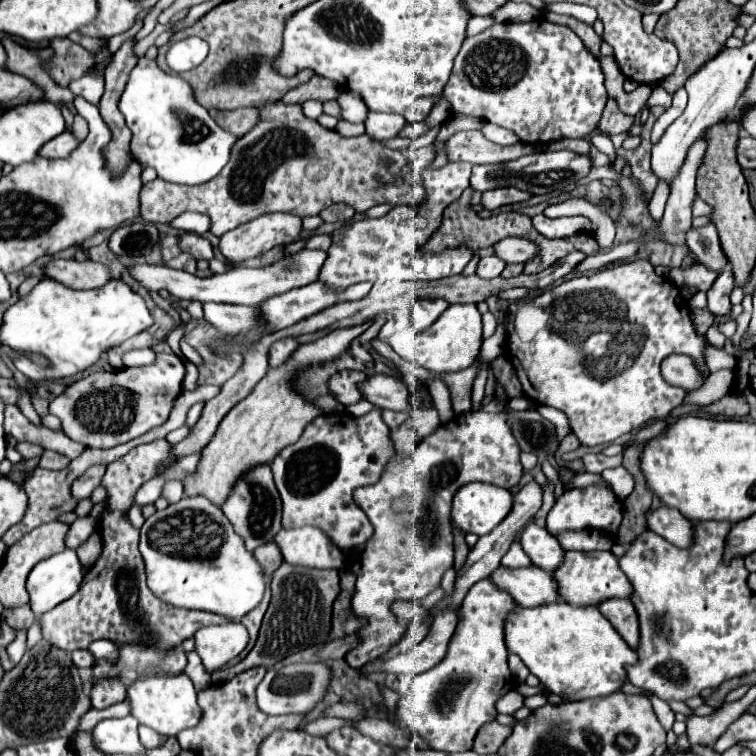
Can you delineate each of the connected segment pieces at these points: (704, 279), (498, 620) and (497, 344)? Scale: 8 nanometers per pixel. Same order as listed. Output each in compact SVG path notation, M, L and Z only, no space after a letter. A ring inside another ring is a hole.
M694 259L694 263L688 269L672 269L670 271L670 279L676 285L678 285L678 275L682 275L688 285L694 285L700 291L706 293L708 287L712 287L712 283L716 281L716 277L720 275L720 271L712 271L706 265L702 265L698 259Z
M490 577L476 583L456 611L458 623L446 657L430 671L414 677L410 689L396 705L396 719L402 729L424 739L436 751L470 751L478 729L496 719L496 701L512 689L508 649L504 647L504 615L516 603L492 587Z
M498 325L494 335L488 337L484 343L482 343L482 353L480 353L480 359L484 363L490 363L492 359L500 357L504 353L504 325Z

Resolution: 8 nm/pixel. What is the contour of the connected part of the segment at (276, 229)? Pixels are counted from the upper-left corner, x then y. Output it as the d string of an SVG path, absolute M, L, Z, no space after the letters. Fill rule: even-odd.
M272 213L272 215L262 215L262 217L256 217L252 219L250 223L244 223L228 233L224 233L220 237L220 243L218 243L218 249L220 253L228 259L228 263L234 267L246 259L252 259L252 257L258 257L266 251L270 251L272 247L276 245L288 245L292 243L294 239L298 239L302 231L302 219L300 217L294 217L294 215L280 215L280 213Z

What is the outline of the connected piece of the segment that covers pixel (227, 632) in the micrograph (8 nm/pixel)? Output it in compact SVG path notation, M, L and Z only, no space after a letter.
M238 621L210 625L196 631L194 643L196 643L194 651L200 655L204 669L208 673L214 673L246 649L248 631Z

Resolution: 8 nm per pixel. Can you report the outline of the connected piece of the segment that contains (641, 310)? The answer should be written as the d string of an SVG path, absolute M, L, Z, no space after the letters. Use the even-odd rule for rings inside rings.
M644 259L626 261L616 267L606 267L594 275L562 281L538 295L514 301L508 309L510 319L506 325L506 347L524 393L538 405L548 405L566 413L570 429L582 445L610 443L642 427L650 419L668 417L670 411L682 403L686 391L666 383L660 375L660 363L668 355L688 355L704 375L710 373L706 365L706 337L694 329L688 303L682 299L678 287L666 277L656 275L650 261ZM582 335L588 335L588 339L564 339Z

